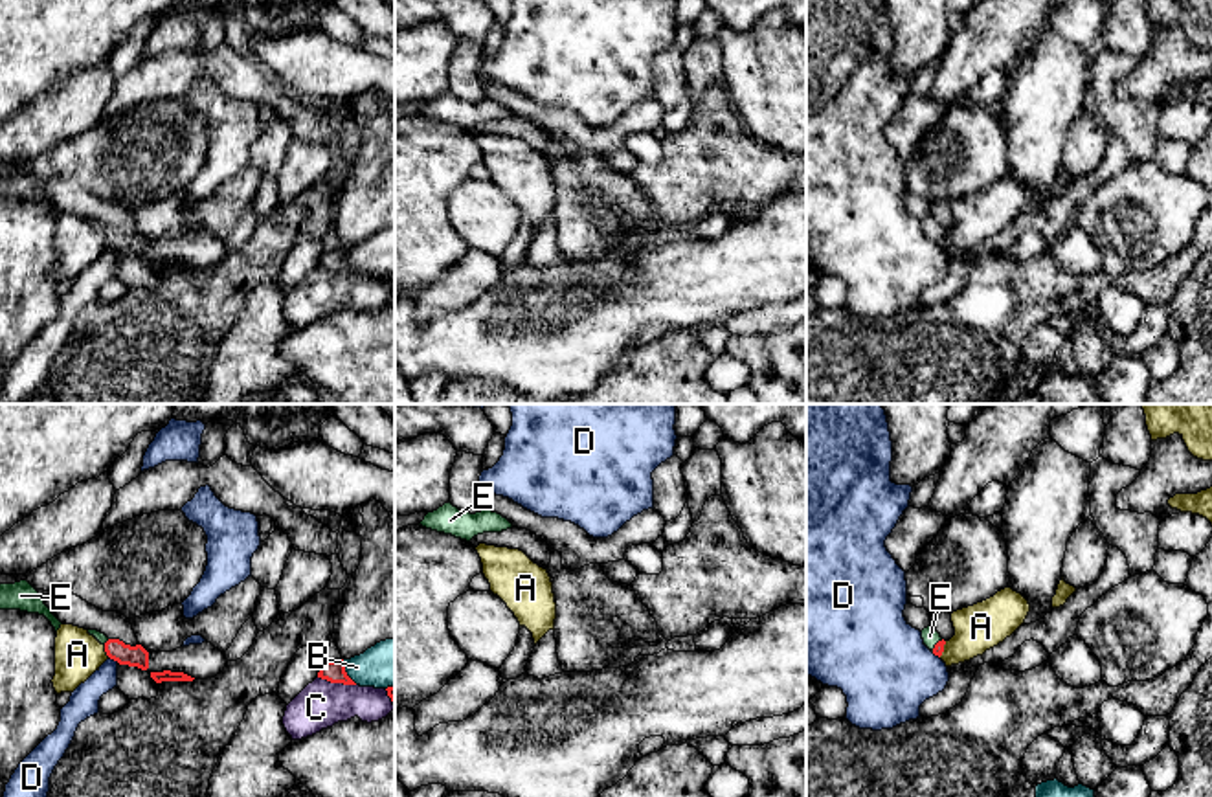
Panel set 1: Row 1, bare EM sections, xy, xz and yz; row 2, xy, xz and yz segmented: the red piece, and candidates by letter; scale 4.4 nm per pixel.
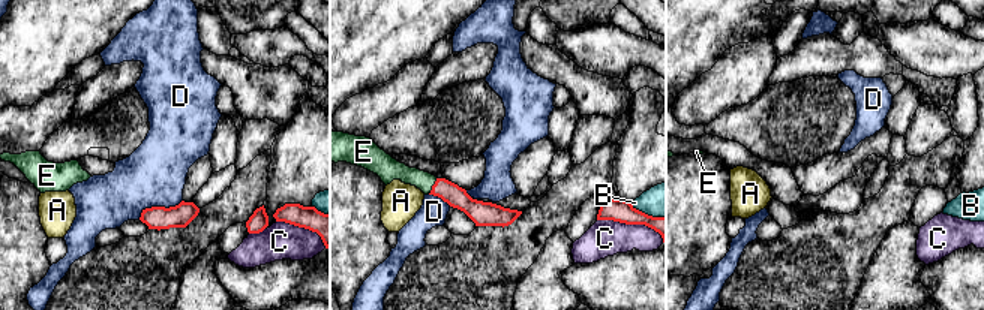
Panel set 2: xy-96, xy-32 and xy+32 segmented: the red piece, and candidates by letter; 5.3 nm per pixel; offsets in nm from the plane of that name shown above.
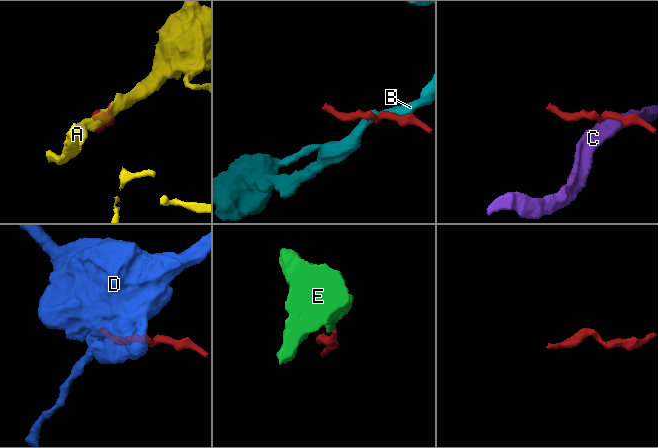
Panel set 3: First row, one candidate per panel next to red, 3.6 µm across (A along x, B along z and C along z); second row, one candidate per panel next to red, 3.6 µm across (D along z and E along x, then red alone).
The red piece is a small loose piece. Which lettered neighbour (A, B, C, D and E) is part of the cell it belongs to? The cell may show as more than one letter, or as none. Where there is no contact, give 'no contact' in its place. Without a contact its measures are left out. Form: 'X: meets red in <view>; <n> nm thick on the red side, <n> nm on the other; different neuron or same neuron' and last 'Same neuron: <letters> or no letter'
A: meets red in xy; 100 nm thick on the red side, 200 nm on the other; different neuron
B: meets red in xy; 100 nm thick on the red side, 200 nm on the other; different neuron
C: meets red in xy; 100 nm thick on the red side, 200 nm on the other; different neuron
D: meets red in xy; 100 nm thick on the red side, 130 nm on the other; different neuron
E: meets red in yz; 50 nm thick on the red side, 70 nm on the other; same neuron
Same neuron: E

